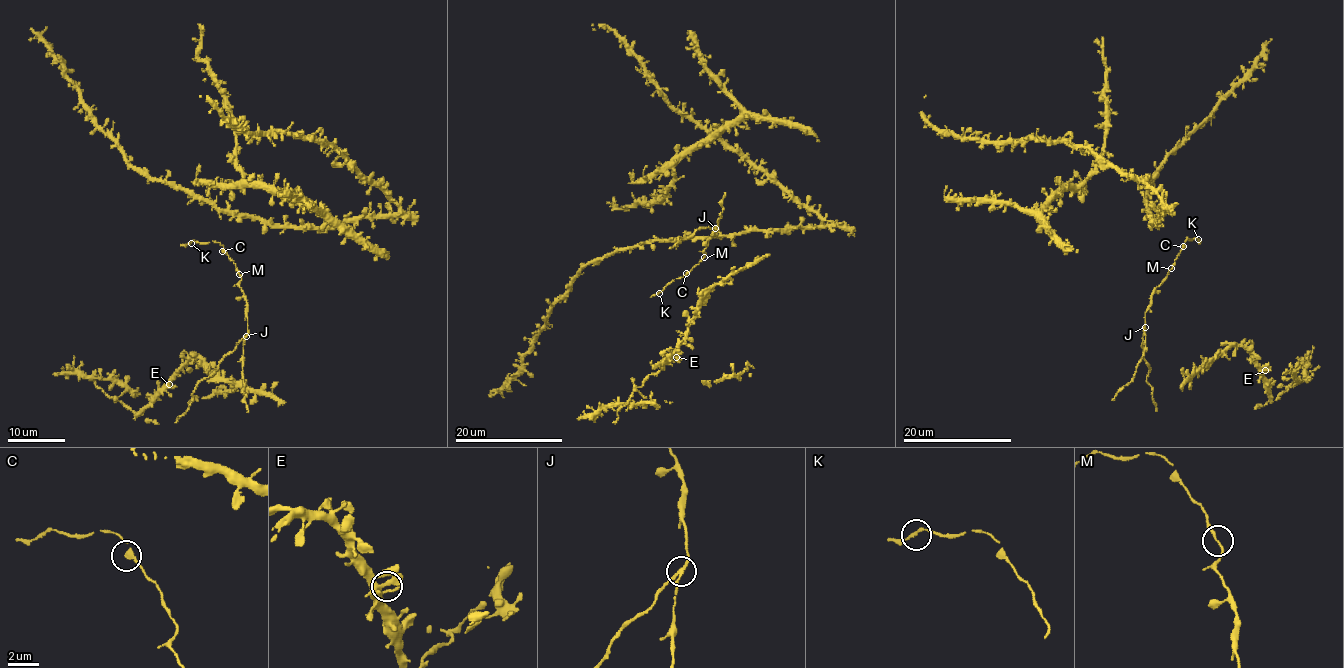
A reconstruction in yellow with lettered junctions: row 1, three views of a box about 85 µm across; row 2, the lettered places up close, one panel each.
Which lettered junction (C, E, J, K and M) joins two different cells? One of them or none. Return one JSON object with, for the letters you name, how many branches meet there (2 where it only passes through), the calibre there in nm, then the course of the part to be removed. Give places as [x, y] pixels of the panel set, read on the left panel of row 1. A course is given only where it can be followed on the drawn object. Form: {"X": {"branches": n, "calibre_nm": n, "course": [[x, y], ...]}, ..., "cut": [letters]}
{"J": {"branches": 3, "calibre_nm": 180, "course": [[246, 336], [196, 388], [189, 409], [175, 423]]}, "cut": ["J"]}

